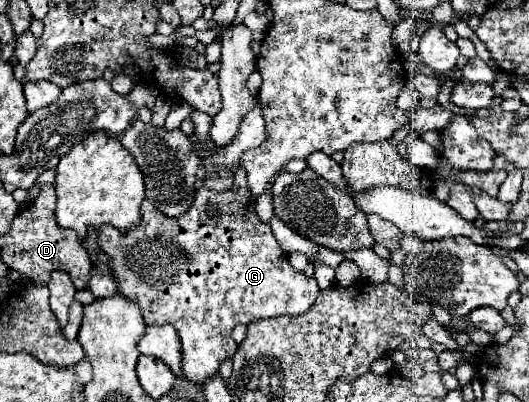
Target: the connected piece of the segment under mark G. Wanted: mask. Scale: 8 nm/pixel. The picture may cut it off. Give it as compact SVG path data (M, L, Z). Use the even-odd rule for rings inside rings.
M253 107L247 117L243 119L243 125L239 127L237 137L223 149L207 155L203 159L203 167L209 169L229 169L233 175L233 185L227 191L211 191L205 187L205 181L201 183L201 187L197 187L195 193L195 201L191 205L191 211L187 211L181 217L167 217L161 211L157 211L157 207L145 199L141 205L141 223L133 227L135 235L139 235L139 243L143 243L143 239L159 239L159 243L163 243L163 247L167 247L167 251L175 251L175 255L179 255L179 259L183 259L183 267L179 267L179 271L175 271L175 279L167 279L167 283L143 283L143 279L139 279L139 275L135 275L135 263L131 263L131 259L127 259L127 243L123 243L123 235L121 231L117 231L111 225L105 225L99 229L99 245L103 249L103 253L109 257L111 261L111 271L113 277L121 289L121 293L129 299L135 301L141 309L141 315L145 319L145 323L171 323L179 335L181 341L181 369L183 369L183 377L195 385L203 385L205 379L211 379L219 373L219 367L225 359L231 359L237 343L233 341L231 333L237 325L247 325L251 321L257 319L267 319L267 317L277 317L277 315L287 315L287 317L295 317L301 315L305 311L311 309L311 305L315 303L317 295L319 295L319 287L315 277L307 277L305 273L297 273L291 265L287 255L283 253L283 249L277 245L273 231L269 225L261 223L257 213L255 213L255 199L247 189L247 179L245 179L245 171L241 169L239 161L241 155L247 149L259 147L263 141L267 139L267 131L265 131L265 121L263 121L263 113L261 107Z

